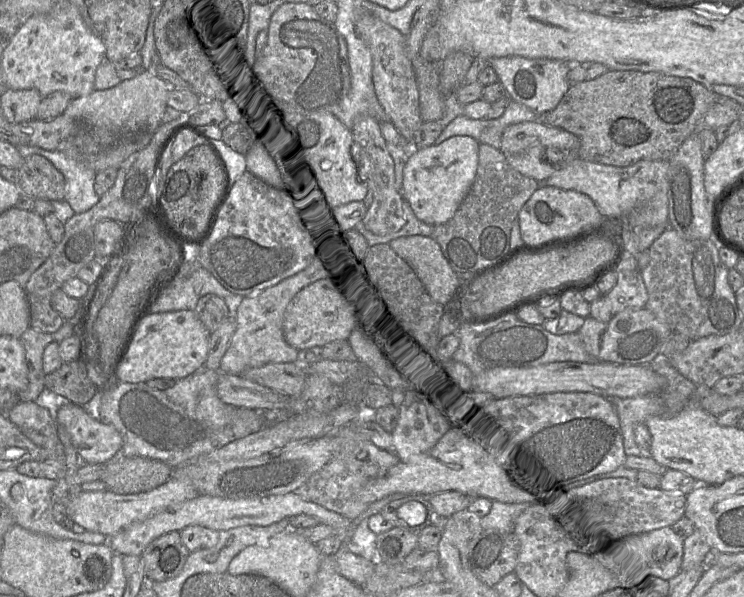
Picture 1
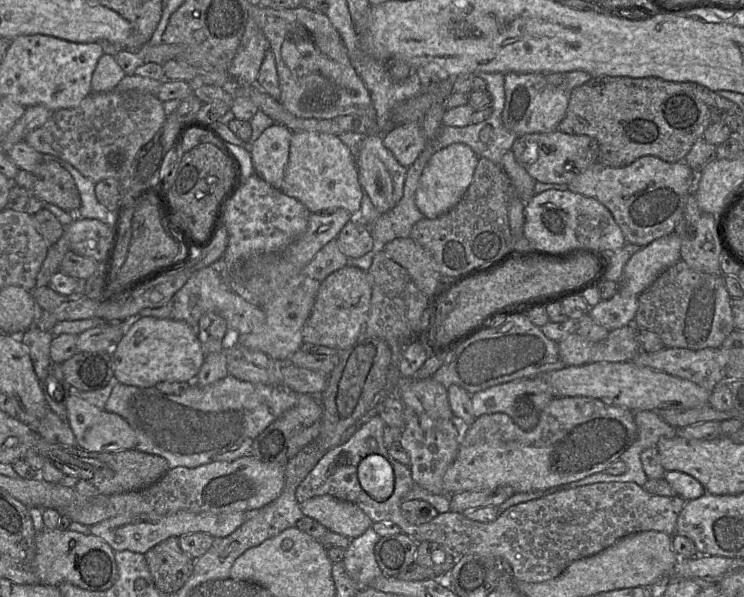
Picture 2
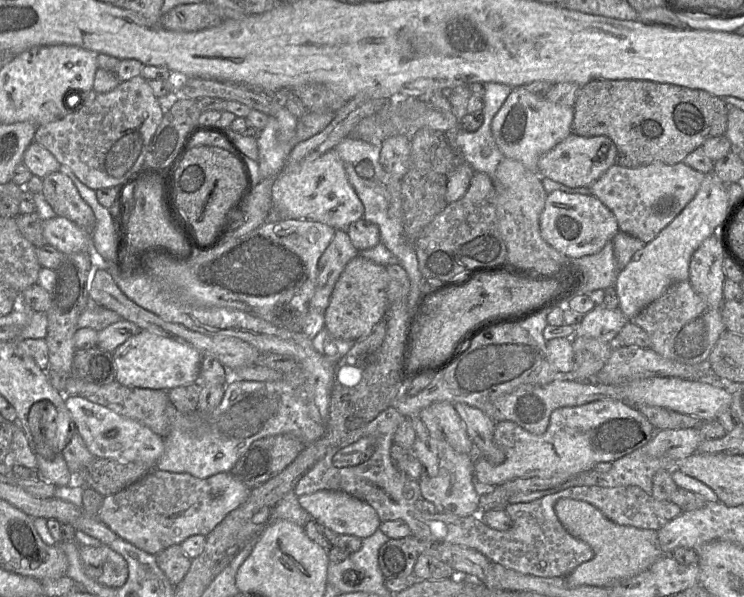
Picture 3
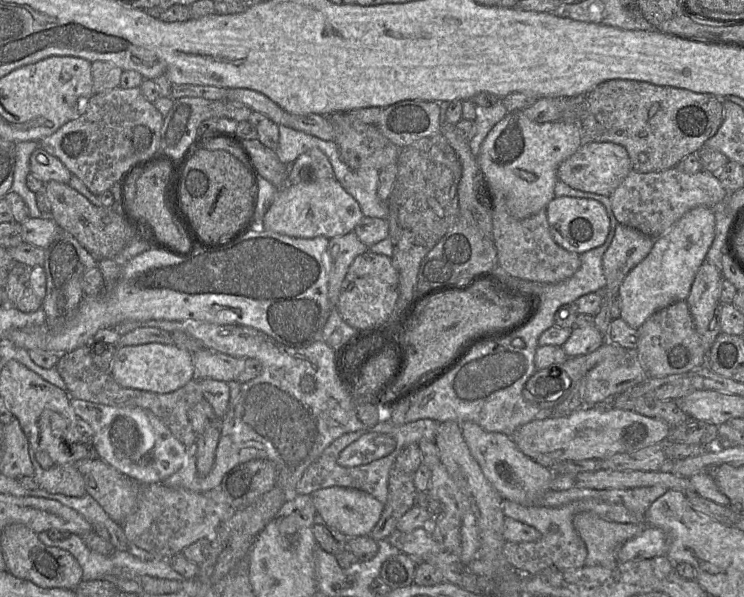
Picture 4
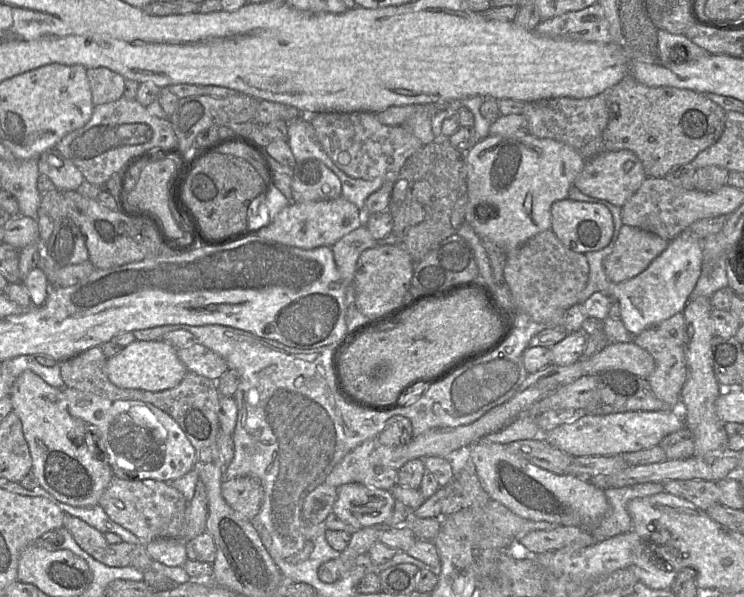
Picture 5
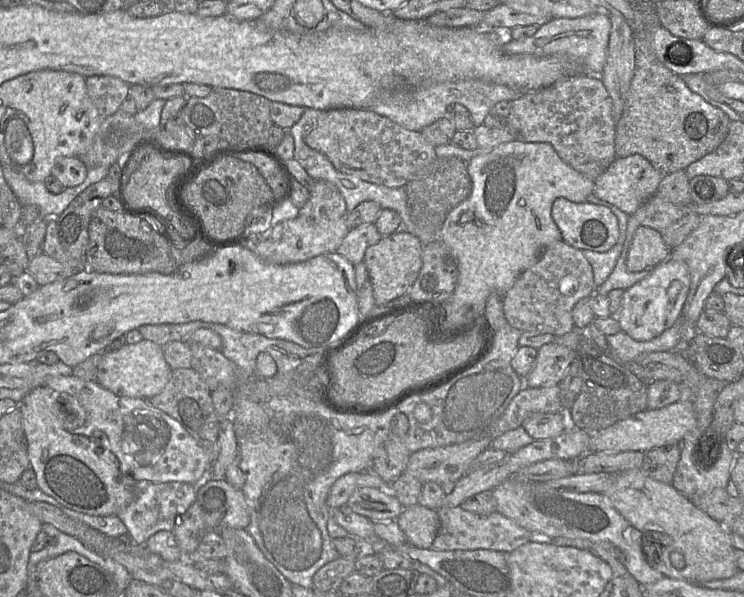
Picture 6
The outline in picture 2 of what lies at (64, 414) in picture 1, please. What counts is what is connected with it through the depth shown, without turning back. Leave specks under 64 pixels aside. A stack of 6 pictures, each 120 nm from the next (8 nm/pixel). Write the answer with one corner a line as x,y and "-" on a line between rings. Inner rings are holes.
75,393
68,397
66,406
68,423
75,435
78,448
90,453
117,452
136,448
136,433
121,416
99,409

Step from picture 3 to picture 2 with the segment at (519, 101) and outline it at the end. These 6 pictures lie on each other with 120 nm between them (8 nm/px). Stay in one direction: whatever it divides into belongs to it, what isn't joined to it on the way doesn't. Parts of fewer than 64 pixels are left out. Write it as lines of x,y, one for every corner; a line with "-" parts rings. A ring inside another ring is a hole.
509,72
504,74
505,105
501,118
503,125
516,136
555,131
566,114
569,91
549,86
545,74
547,73

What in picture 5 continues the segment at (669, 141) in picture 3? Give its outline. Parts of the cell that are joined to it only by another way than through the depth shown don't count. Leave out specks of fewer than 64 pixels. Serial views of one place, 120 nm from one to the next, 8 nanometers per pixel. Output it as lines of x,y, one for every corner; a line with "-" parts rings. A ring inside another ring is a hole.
627,75
606,93
609,121
603,131
604,150
631,150
641,161
647,176
664,177
673,168
690,163
700,152
716,143
721,137
726,111
704,93
672,86
647,86

